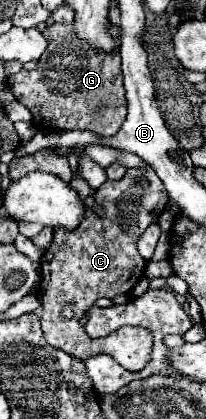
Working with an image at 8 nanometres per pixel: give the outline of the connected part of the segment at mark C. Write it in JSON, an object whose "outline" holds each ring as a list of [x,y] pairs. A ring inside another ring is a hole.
{"outline":[[[149,164],[143,168],[129,168],[123,180],[103,182],[95,192],[95,202],[101,206],[103,216],[99,216],[93,208],[85,208],[87,214],[83,222],[75,230],[55,228],[51,246],[41,256],[41,328],[45,340],[79,360],[87,360],[93,354],[107,352],[127,370],[141,370],[151,359],[153,337],[141,327],[123,326],[109,336],[89,338],[79,322],[61,322],[59,310],[63,304],[75,304],[75,318],[79,320],[99,298],[115,298],[119,294],[127,294],[143,276],[147,262],[137,252],[139,234],[151,224],[155,224],[161,212],[167,208],[169,198],[161,178],[151,170]]]}

